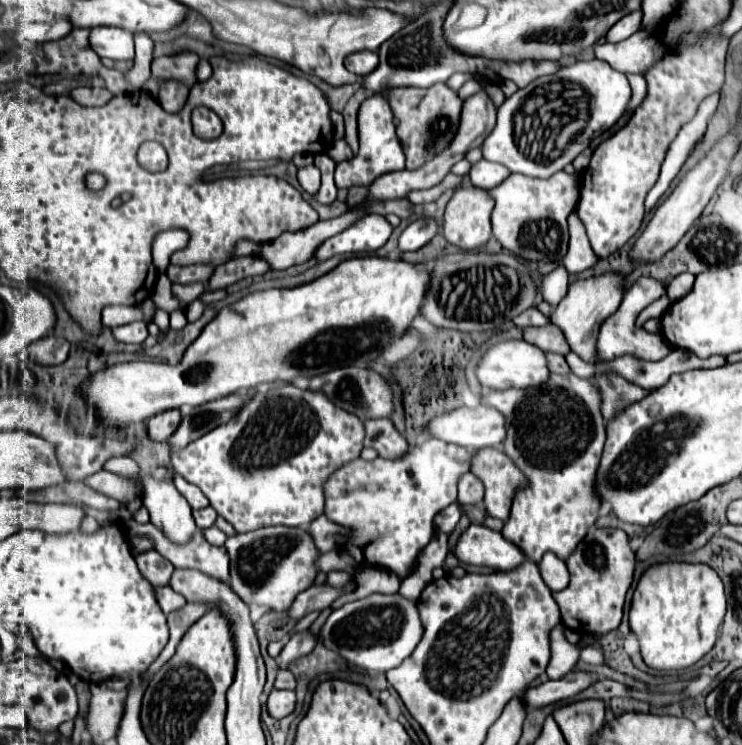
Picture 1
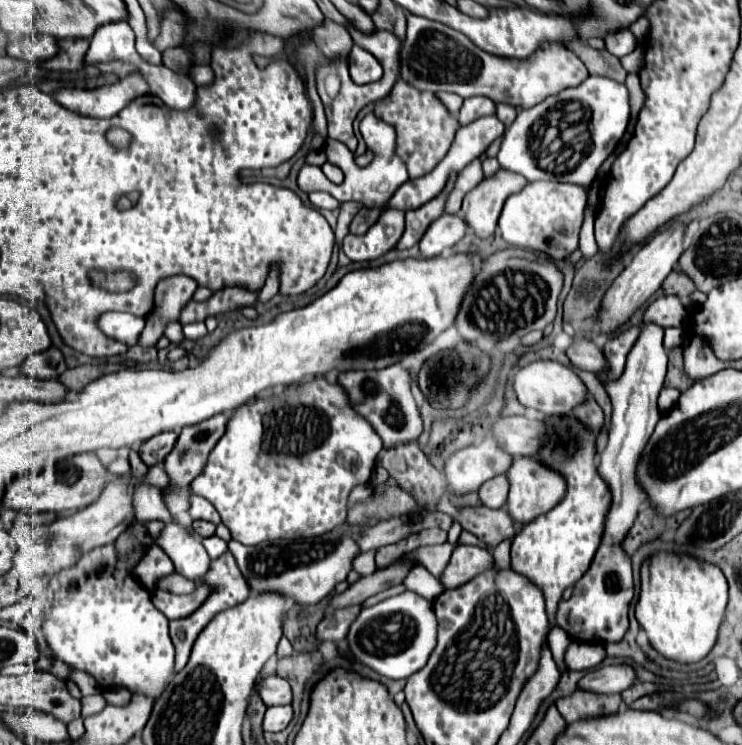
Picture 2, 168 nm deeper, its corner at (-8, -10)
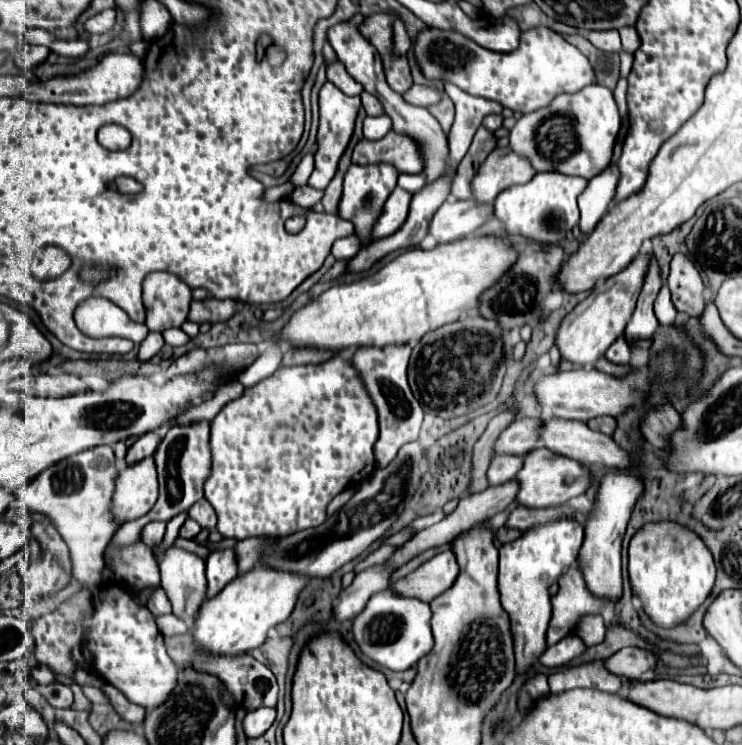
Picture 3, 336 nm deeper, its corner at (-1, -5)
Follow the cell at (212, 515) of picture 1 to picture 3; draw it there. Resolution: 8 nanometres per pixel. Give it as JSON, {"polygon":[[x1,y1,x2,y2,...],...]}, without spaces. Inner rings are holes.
{"polygon":[[186,519,186,523,182,525,182,529,180,529,180,537,186,537,186,539,194,539,198,533,200,533,200,525,194,521,194,519]]}

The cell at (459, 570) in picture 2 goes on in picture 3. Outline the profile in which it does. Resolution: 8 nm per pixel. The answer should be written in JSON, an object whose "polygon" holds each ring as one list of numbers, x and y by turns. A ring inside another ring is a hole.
{"polygon":[[442,551,424,565,420,565,408,577,396,581,392,589,406,593,406,597,418,597,430,603,434,597,444,593,456,581,456,555,452,551]]}

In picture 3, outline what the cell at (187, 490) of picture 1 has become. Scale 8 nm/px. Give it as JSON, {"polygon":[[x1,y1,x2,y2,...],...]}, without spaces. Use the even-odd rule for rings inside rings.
{"polygon":[[206,499,196,501,188,509,188,517,192,517,194,521,198,521,202,527,208,527,208,529,214,529,216,527,216,513,214,513,212,505]]}

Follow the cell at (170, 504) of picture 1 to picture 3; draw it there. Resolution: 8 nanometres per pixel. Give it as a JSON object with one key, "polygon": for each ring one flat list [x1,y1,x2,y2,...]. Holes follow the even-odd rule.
{"polygon":[[168,547,158,559,162,587,172,601,172,613,194,619,206,593,204,559,182,547]]}

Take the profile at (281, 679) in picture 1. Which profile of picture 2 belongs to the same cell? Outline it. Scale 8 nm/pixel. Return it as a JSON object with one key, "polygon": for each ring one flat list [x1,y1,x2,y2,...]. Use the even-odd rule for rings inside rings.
{"polygon":[[265,676,263,680,263,690,259,692,261,700,265,706,281,706,281,704,291,704,291,686,285,678,281,676]]}

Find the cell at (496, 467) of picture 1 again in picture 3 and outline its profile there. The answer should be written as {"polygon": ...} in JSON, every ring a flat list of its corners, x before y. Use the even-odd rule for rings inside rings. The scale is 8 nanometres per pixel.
{"polygon":[[532,449,530,453,526,453,524,465,514,479,520,485,520,489,516,493,516,501,522,507,530,507,530,509,558,507,558,505,566,503,568,499,584,493,586,487,590,485,590,479,586,477,586,473,578,461,550,453,548,449]]}

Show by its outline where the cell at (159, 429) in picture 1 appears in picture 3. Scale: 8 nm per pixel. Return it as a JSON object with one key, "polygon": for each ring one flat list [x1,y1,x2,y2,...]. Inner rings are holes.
{"polygon":[[152,431,152,433,146,433,142,437,138,437,138,441,128,449,128,455,126,455,126,463,132,465,132,463,138,463,142,461,144,457,150,457,154,455,156,447,160,443,160,437]]}

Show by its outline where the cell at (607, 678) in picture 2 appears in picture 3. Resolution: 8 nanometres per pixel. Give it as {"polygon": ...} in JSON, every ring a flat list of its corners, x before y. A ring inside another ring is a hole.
{"polygon":[[626,647,614,653,612,657,604,659,602,663,610,673,618,675,622,681,636,681,642,673,656,667,656,657,644,649]]}

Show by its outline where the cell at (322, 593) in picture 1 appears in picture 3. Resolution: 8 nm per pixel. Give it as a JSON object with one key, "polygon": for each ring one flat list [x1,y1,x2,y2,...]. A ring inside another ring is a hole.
{"polygon":[[512,479,512,481,508,481,506,485,498,485,498,489,486,489,486,491,480,491,480,493,472,493,472,495,468,495,468,497,462,497,460,503,458,503,458,507,456,507,448,517,444,517,440,523,436,523,436,525,432,525,432,527,428,527,428,529,418,531,410,541,406,541,402,547,398,547,398,549,392,553,392,557,386,561,386,567,390,567,390,569,400,569,400,567,406,565,410,559,414,559,418,553,422,553,422,551,426,551,426,549,430,549,430,547,438,547,438,545,444,545,444,543,452,543,452,541,454,541,460,533,464,533,466,529,472,529,474,525,478,525,478,523,482,523,482,521,494,517,496,513,504,511,504,509,514,501,516,491,518,491,518,485,514,485,514,479]]}

